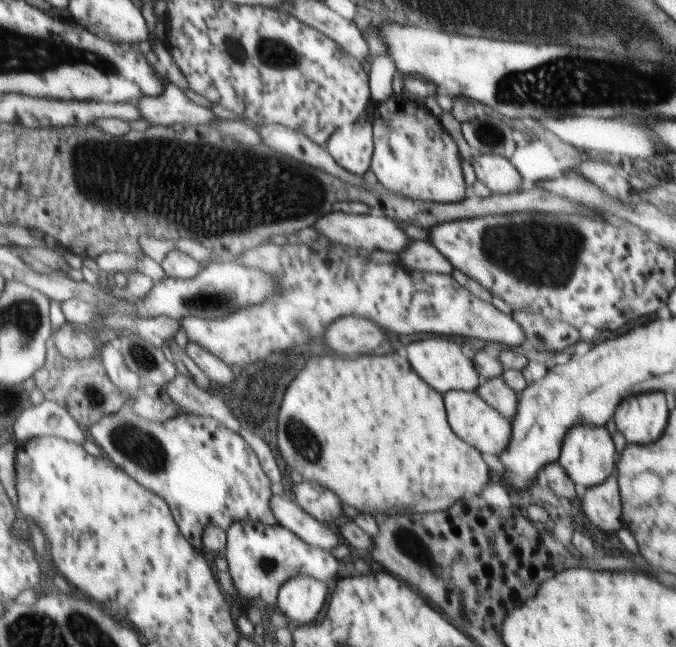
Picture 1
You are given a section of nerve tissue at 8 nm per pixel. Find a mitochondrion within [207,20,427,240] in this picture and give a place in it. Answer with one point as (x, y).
(271, 51)

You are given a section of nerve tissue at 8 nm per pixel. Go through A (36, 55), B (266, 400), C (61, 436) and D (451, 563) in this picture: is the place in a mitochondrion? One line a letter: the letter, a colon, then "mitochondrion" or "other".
A: mitochondrion
B: other
C: other
D: other

